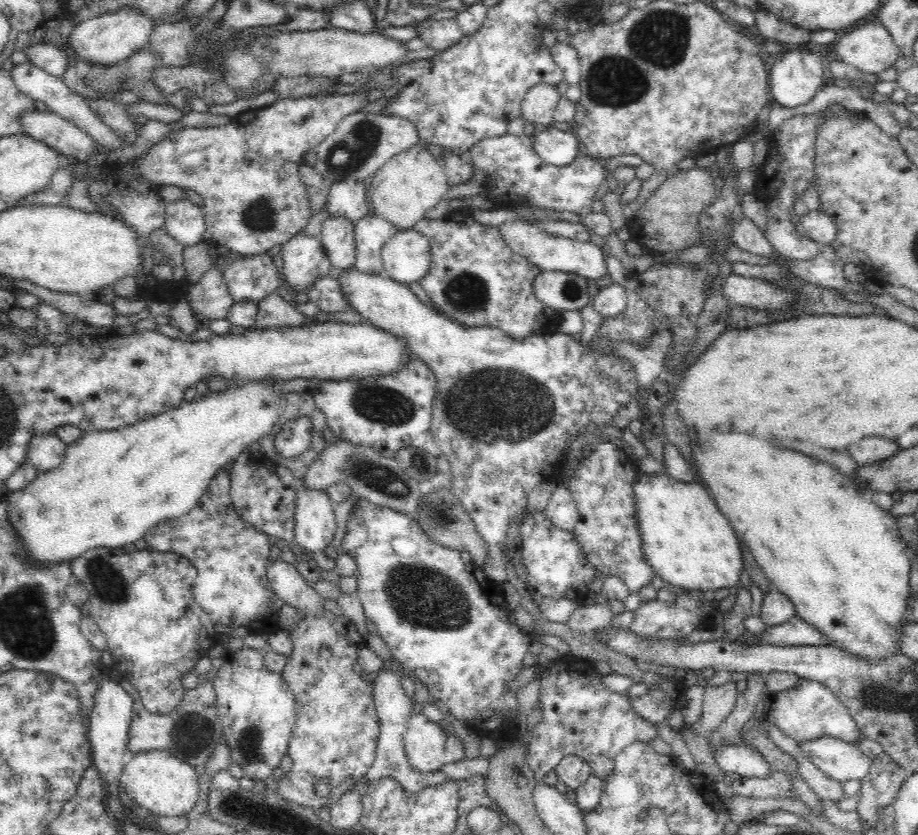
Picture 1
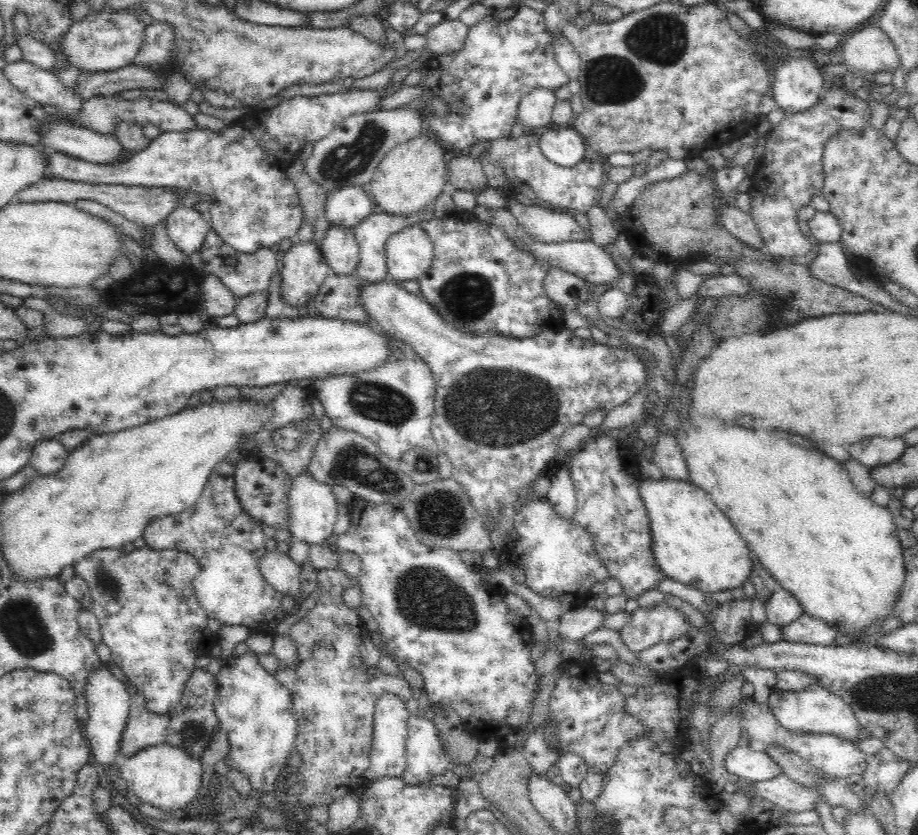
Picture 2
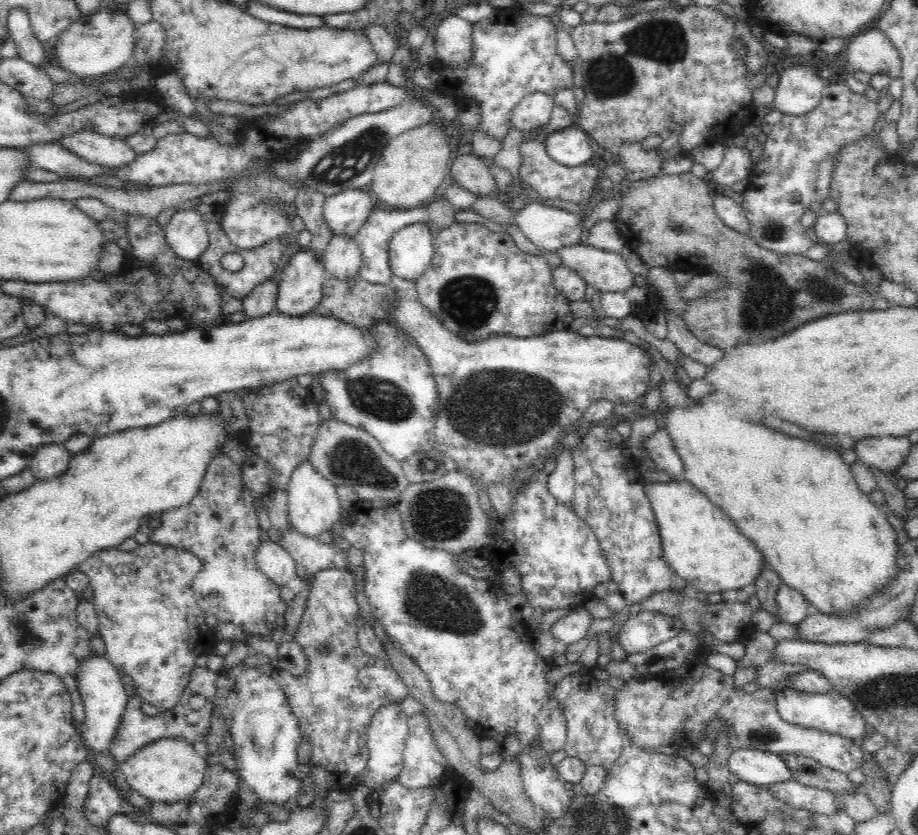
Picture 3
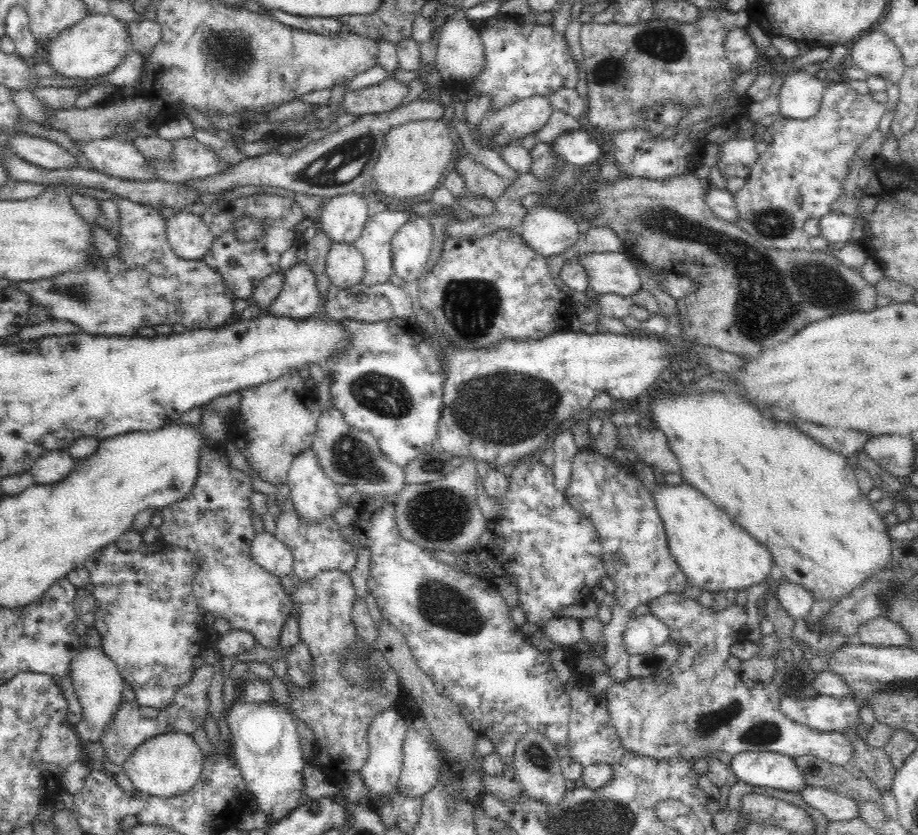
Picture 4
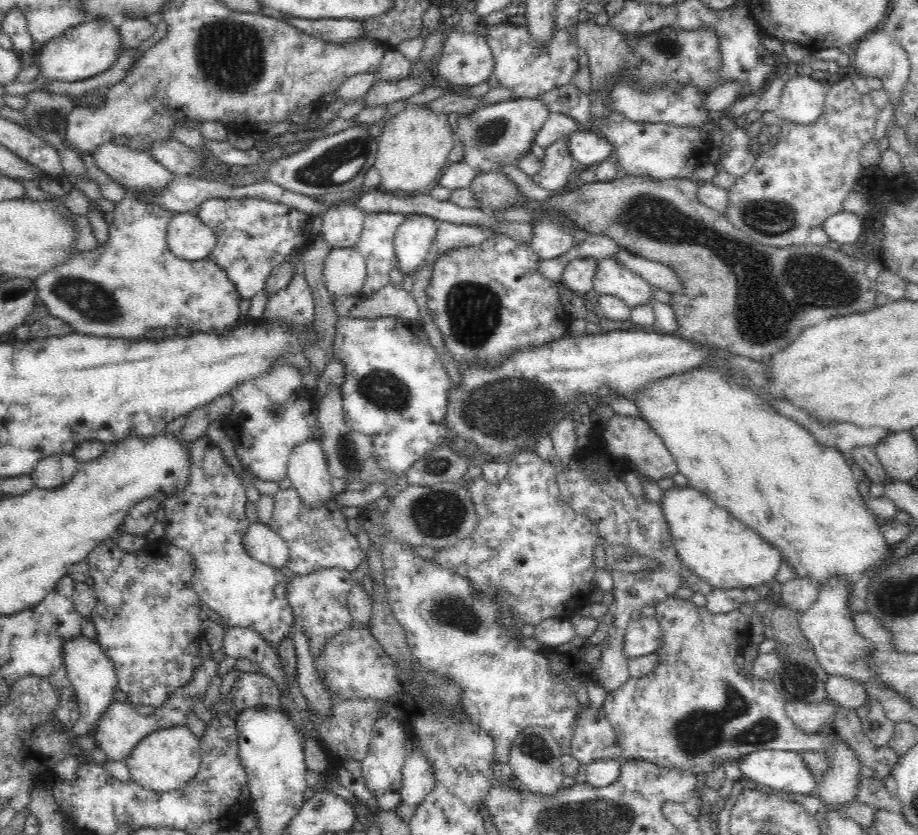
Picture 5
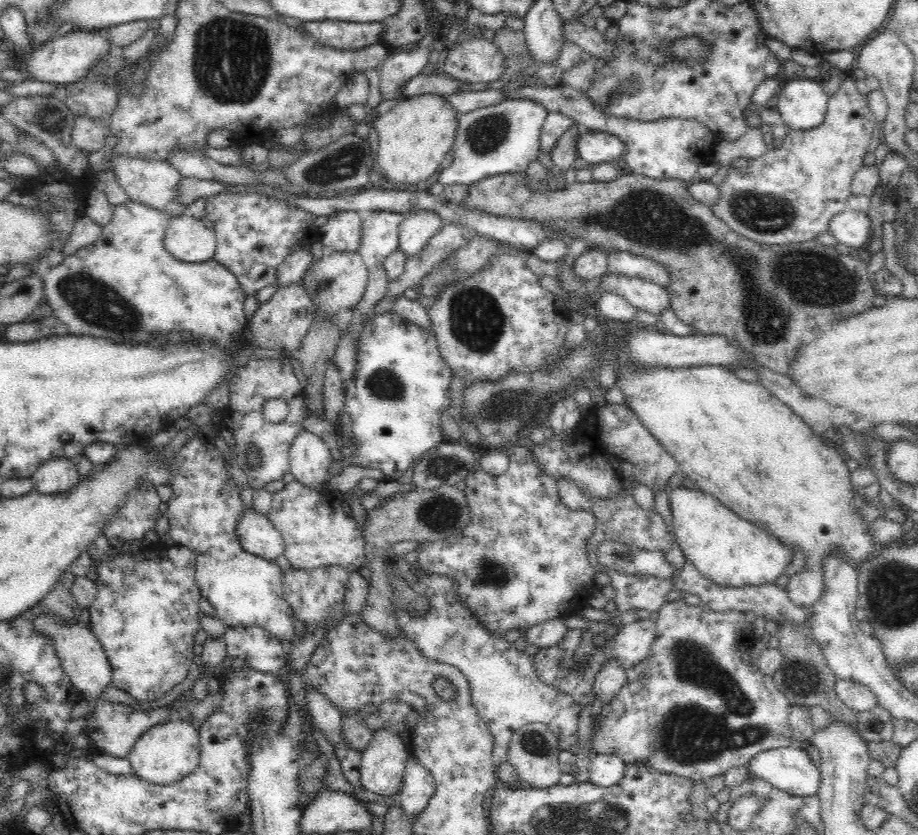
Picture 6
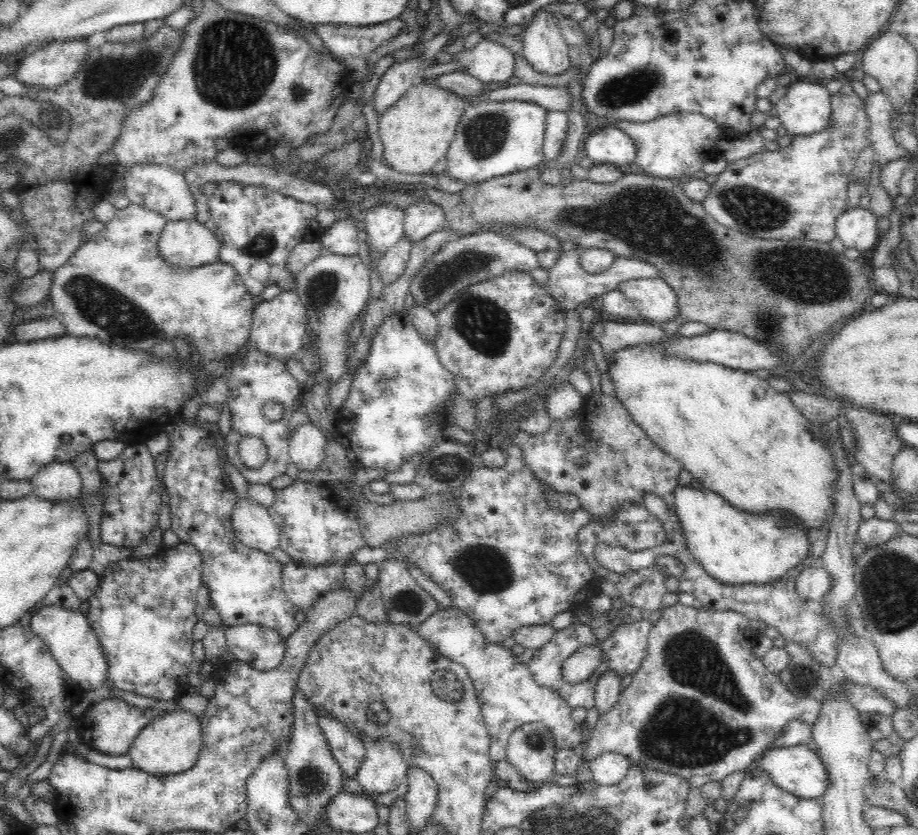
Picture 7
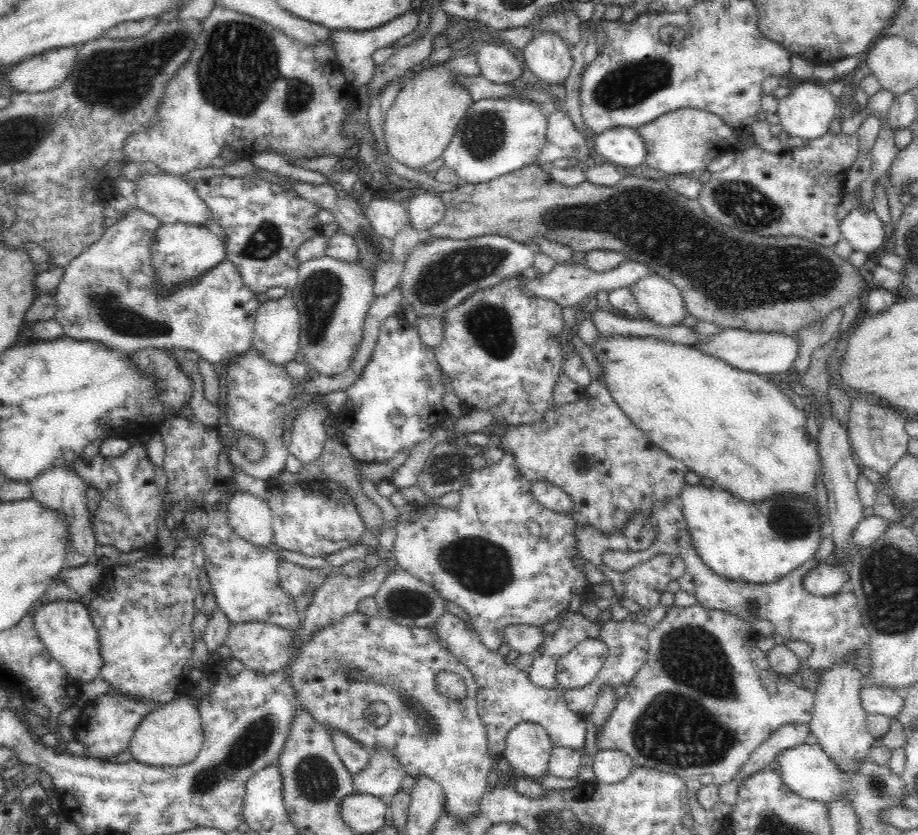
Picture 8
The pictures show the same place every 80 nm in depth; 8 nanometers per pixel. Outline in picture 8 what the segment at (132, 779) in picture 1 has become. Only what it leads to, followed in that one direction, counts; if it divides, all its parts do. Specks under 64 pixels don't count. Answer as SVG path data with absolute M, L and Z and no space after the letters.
M188 694L176 695L170 702L157 704L156 710L152 710L149 715L145 716L139 725L129 744L132 758L137 763L151 767L181 767L192 762L202 748L202 719L198 707L194 706Z

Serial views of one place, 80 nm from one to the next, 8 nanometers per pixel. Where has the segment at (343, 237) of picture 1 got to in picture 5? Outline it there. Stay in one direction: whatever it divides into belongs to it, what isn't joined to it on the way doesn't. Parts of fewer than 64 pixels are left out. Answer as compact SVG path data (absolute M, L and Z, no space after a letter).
M334 247L326 257L323 273L332 297L354 296L361 291L366 278L365 258L354 247Z

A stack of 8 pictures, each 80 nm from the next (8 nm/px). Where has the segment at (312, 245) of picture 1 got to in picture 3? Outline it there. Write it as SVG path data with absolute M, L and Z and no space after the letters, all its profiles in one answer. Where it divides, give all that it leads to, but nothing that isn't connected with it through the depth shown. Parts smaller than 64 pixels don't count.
M300 248L280 271L275 312L300 316L315 313L322 298L325 266L310 248Z

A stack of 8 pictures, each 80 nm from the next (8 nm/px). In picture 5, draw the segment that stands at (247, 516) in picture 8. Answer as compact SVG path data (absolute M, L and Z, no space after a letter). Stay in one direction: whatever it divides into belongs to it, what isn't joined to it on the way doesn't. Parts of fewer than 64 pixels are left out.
M260 522L251 523L243 536L243 545L246 552L262 564L278 570L287 566L289 546L269 526Z

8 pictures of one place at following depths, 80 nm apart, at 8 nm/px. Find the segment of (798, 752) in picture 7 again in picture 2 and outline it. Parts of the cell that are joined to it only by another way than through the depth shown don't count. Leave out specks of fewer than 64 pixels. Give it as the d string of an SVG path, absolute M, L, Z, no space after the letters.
M744 743L732 748L724 756L724 766L730 774L750 782L770 780L780 774L778 763L770 758L766 751L758 751Z

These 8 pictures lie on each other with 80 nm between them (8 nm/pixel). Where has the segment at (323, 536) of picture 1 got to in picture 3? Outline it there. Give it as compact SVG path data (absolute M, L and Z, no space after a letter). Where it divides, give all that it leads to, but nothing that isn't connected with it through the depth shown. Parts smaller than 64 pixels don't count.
M309 460L300 464L294 470L286 491L290 527L294 528L301 536L308 537L316 537L324 534L324 532L330 532L343 511L336 490L337 487L320 476Z

